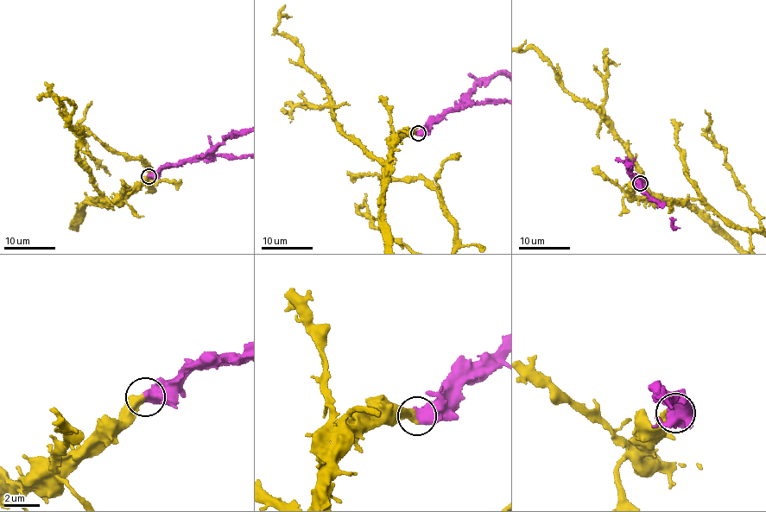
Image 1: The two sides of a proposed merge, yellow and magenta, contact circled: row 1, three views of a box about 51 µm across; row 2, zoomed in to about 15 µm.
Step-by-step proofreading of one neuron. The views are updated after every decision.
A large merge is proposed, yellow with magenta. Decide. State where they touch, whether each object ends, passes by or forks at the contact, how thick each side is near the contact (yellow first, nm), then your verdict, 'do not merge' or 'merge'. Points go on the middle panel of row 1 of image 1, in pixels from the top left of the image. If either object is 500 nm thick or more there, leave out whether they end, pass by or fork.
at (418, 133); 550 nm thick on the yellow side, 800 nm on the other; merge

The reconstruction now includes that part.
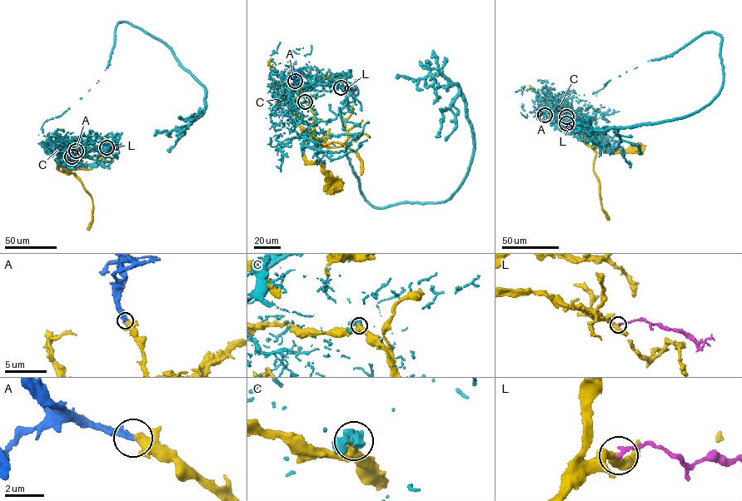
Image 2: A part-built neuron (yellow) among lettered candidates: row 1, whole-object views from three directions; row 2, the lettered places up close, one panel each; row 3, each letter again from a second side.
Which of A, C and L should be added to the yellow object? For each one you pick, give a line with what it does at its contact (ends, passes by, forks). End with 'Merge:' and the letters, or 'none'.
A: it ends there
Merge: A

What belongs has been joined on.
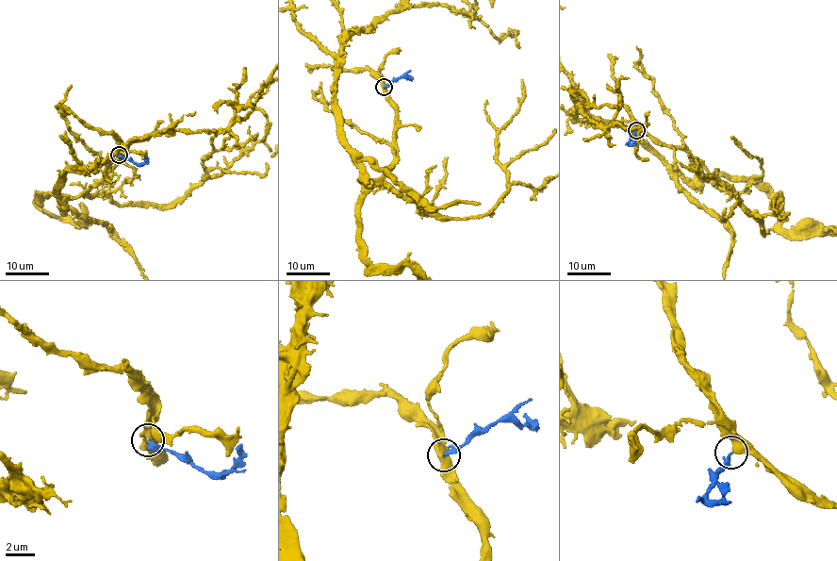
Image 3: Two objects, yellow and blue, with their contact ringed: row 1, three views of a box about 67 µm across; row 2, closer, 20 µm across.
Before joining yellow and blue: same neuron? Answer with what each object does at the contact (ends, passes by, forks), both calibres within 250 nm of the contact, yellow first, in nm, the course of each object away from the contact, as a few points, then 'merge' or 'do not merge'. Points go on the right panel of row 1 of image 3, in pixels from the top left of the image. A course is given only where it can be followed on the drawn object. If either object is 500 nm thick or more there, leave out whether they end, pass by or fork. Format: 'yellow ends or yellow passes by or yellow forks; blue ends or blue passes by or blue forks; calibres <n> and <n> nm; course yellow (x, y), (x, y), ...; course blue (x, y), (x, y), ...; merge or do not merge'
calibres 650 and 240 nm; course blue (636, 130), (630, 143), (631, 145), (635, 139); merge

